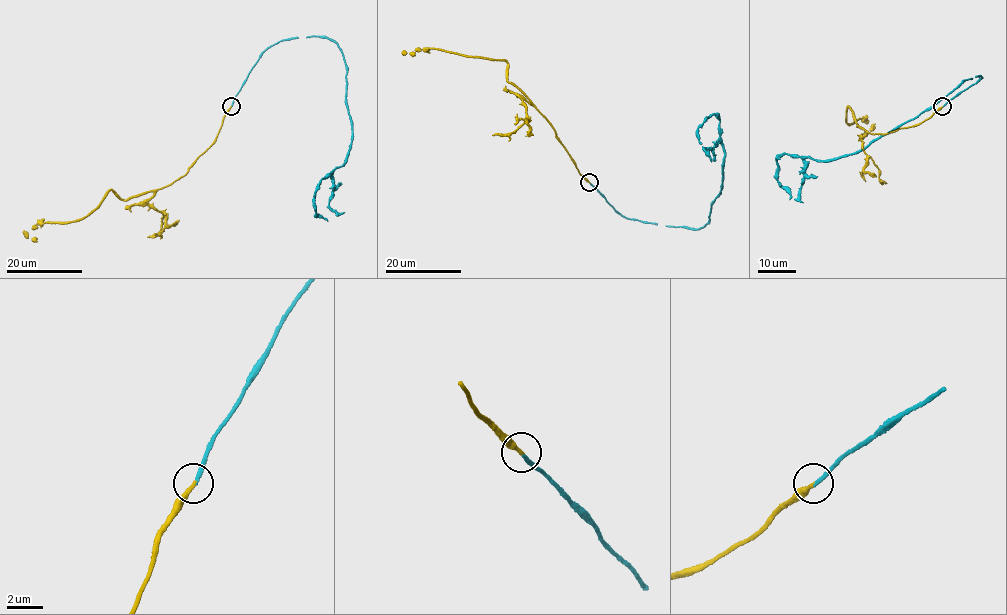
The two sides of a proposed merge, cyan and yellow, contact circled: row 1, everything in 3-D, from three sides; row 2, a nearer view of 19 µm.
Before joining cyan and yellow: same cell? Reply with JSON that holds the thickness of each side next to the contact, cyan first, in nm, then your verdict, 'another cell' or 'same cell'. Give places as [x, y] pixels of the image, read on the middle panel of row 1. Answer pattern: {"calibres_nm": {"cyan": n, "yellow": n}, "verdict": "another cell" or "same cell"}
{"calibres_nm": {"cyan": 200, "yellow": 240}, "verdict": "same cell"}

